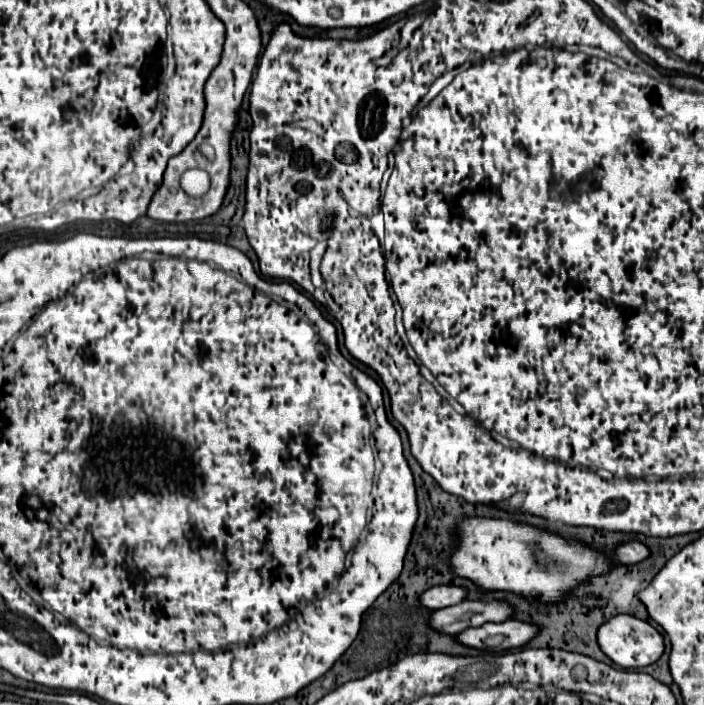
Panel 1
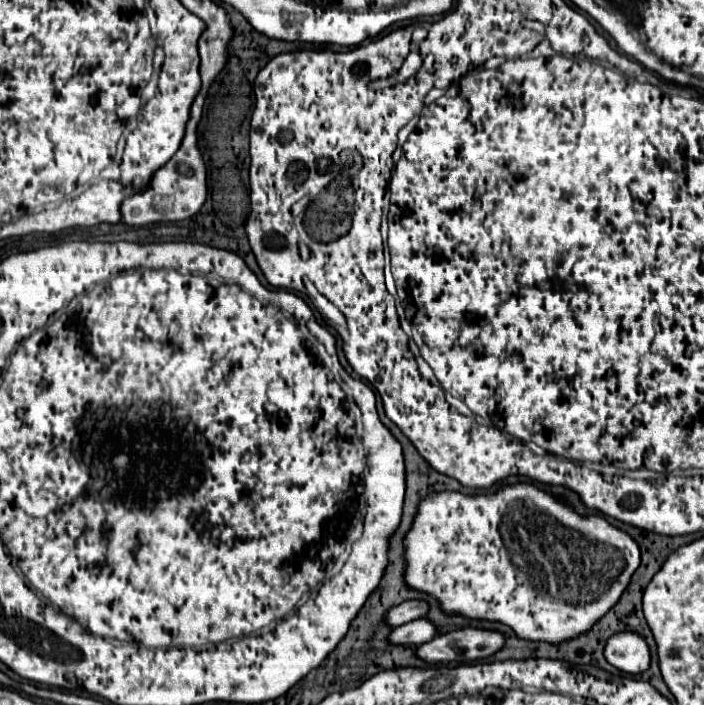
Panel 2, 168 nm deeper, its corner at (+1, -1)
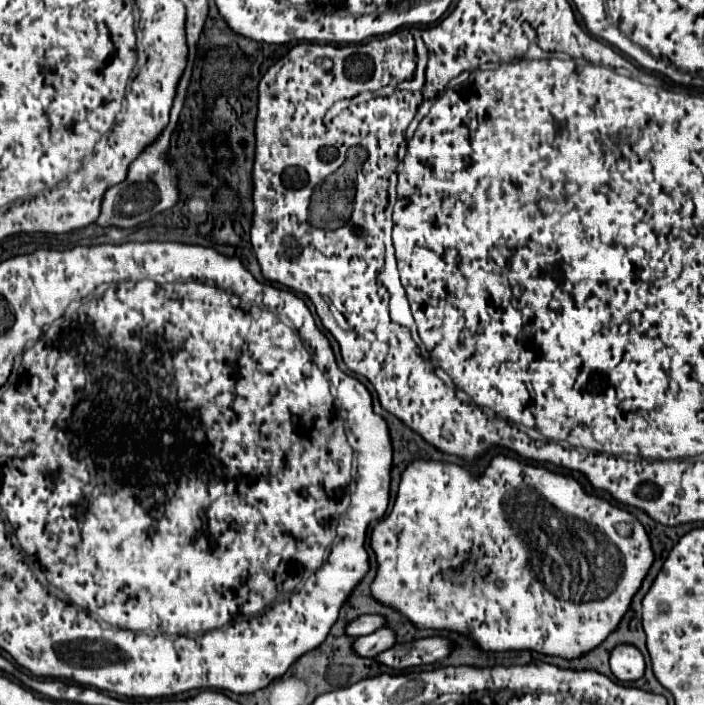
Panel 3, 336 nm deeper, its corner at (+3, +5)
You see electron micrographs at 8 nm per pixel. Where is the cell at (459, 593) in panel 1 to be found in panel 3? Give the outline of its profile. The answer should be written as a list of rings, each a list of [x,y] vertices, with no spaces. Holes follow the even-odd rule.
[[[361,615],[359,619],[355,619],[355,621],[351,621],[351,623],[347,625],[347,633],[349,633],[351,637],[369,635],[369,633],[381,629],[381,627],[385,625],[385,621],[387,621],[387,619],[385,619],[383,615]]]

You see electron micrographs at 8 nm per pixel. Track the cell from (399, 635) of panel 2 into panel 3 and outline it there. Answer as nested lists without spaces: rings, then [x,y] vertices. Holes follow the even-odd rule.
[[[381,627],[375,633],[359,637],[355,641],[353,649],[363,657],[375,657],[375,655],[387,651],[393,645],[395,645],[395,631],[389,629],[389,627]]]

